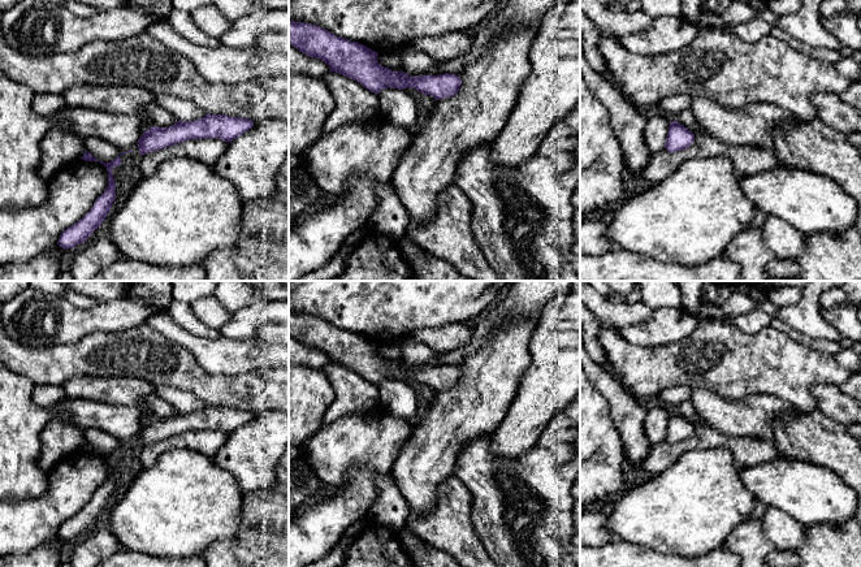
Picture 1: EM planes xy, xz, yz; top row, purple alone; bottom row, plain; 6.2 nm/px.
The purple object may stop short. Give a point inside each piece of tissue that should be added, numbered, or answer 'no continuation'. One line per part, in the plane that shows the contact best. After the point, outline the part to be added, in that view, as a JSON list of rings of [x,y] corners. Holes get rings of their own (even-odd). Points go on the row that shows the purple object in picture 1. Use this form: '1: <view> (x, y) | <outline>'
no continuation

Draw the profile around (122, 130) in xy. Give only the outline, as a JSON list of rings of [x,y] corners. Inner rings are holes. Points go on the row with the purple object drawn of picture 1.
[[[65,107],[51,114],[49,120],[53,126],[68,125],[72,133],[82,139],[100,137],[118,147],[121,152],[133,150],[144,133],[140,120],[135,116],[90,108]]]

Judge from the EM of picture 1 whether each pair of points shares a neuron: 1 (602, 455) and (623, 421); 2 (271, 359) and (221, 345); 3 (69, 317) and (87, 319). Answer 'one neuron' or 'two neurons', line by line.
1: two neurons
2: one neuron
3: one neuron

